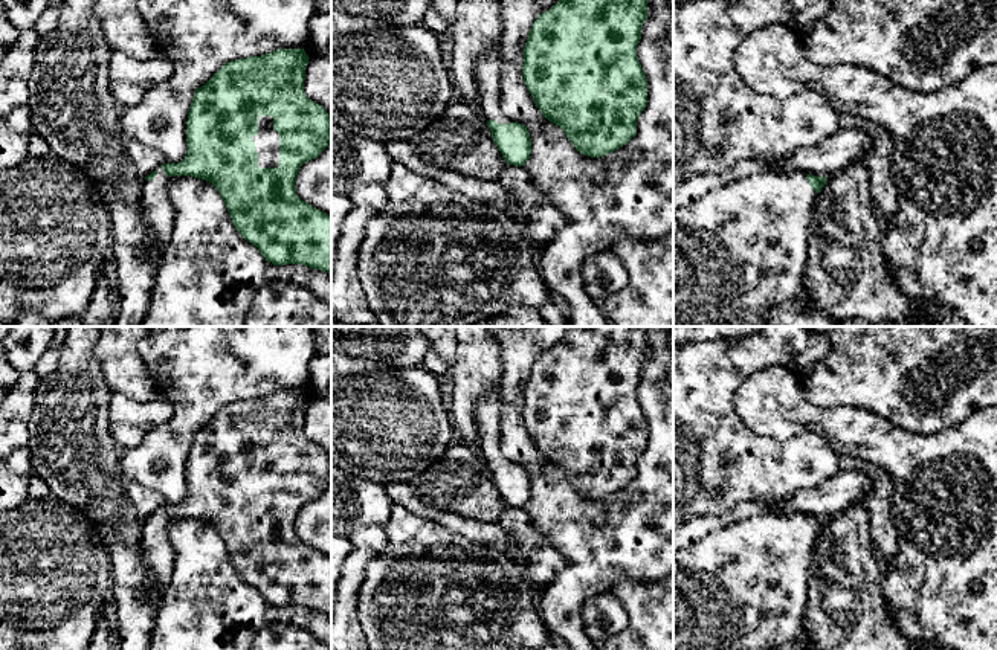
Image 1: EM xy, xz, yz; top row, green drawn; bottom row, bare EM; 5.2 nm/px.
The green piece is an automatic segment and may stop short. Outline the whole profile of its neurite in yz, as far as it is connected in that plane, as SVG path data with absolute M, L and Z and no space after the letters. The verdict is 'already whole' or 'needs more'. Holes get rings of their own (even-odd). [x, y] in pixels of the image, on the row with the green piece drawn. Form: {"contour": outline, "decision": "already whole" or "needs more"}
{"contour": "M802 171L753 175L705 194L693 208L673 211L673 327L762 327L771 307L786 302L802 288L817 194L824 185L826 175Z", "decision": "needs more"}

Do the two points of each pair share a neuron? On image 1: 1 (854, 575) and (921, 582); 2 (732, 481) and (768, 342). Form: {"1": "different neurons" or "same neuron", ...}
{"1": "different neurons", "2": "same neuron"}

